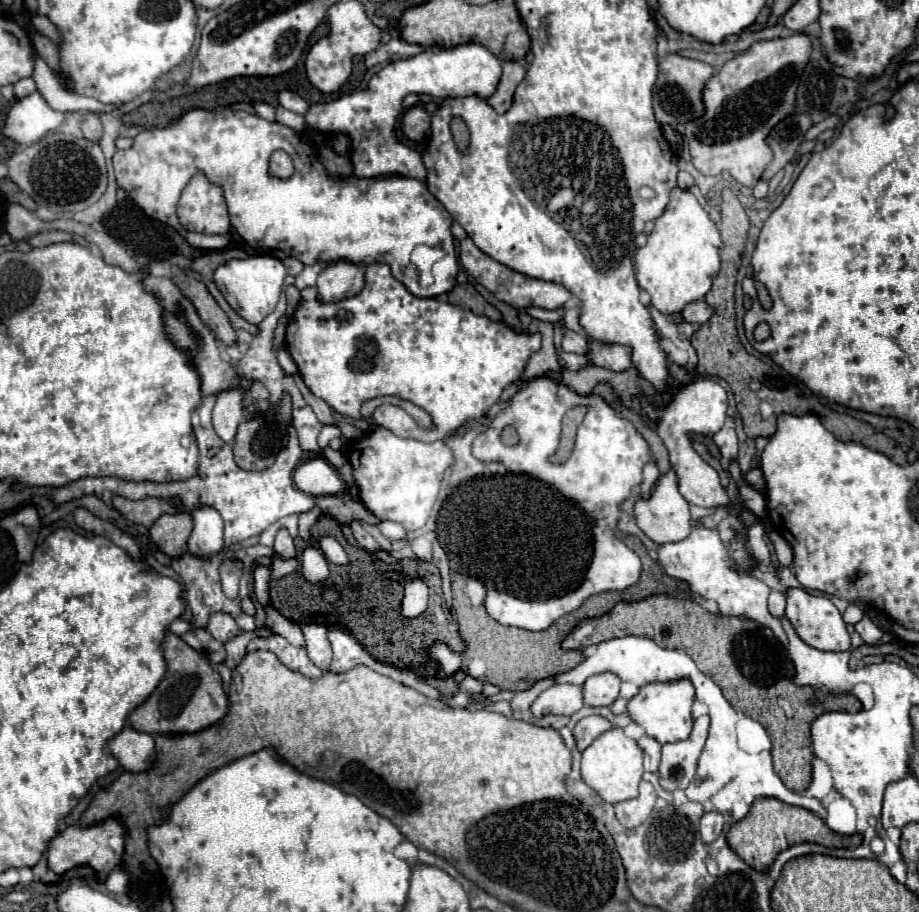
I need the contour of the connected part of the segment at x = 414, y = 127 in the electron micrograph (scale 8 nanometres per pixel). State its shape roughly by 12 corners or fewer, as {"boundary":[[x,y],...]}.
{"boundary":[[412,106],[402,116],[402,132],[410,140],[430,134],[430,114]]}

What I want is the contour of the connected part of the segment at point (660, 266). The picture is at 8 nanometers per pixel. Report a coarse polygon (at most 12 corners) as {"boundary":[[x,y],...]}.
{"boundary":[[676,186],[634,256],[662,314],[704,300],[720,232]]}

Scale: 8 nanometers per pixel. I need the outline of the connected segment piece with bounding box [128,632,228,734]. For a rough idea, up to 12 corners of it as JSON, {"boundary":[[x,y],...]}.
{"boundary":[[168,632],[168,670],[128,716],[148,734],[190,734],[228,710],[206,656]]}

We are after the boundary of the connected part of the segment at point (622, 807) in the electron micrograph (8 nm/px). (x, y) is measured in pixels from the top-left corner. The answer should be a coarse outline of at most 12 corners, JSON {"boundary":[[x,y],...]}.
{"boundary":[[650,782],[640,794],[618,802],[616,818],[624,828],[640,826],[652,812],[656,794]]}

